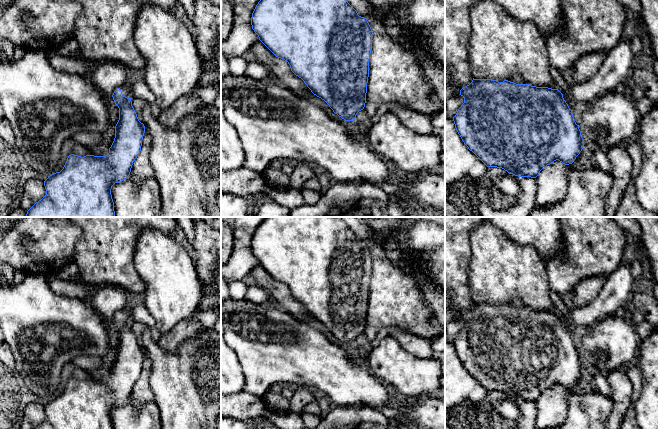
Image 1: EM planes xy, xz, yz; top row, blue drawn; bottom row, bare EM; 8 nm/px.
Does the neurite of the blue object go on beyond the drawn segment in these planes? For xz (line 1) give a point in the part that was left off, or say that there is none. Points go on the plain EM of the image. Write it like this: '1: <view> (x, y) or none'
1: xz (352, 349)

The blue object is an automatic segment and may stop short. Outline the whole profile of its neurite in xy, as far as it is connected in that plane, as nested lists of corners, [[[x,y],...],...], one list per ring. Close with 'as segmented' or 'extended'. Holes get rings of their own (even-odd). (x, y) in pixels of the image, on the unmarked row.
[[[122,309],[114,315],[112,321],[119,332],[119,344],[109,377],[106,380],[69,379],[63,393],[44,405],[46,419],[34,429],[114,429],[112,410],[130,399],[133,386],[141,375],[145,350],[139,345],[132,330],[130,311]]]; extended

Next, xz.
[[[267,217],[256,229],[251,249],[259,264],[276,281],[288,286],[291,295],[304,305],[311,316],[345,344],[355,361],[362,362],[362,353],[355,342],[366,327],[373,256],[367,243],[358,239],[343,217]]]; extended

